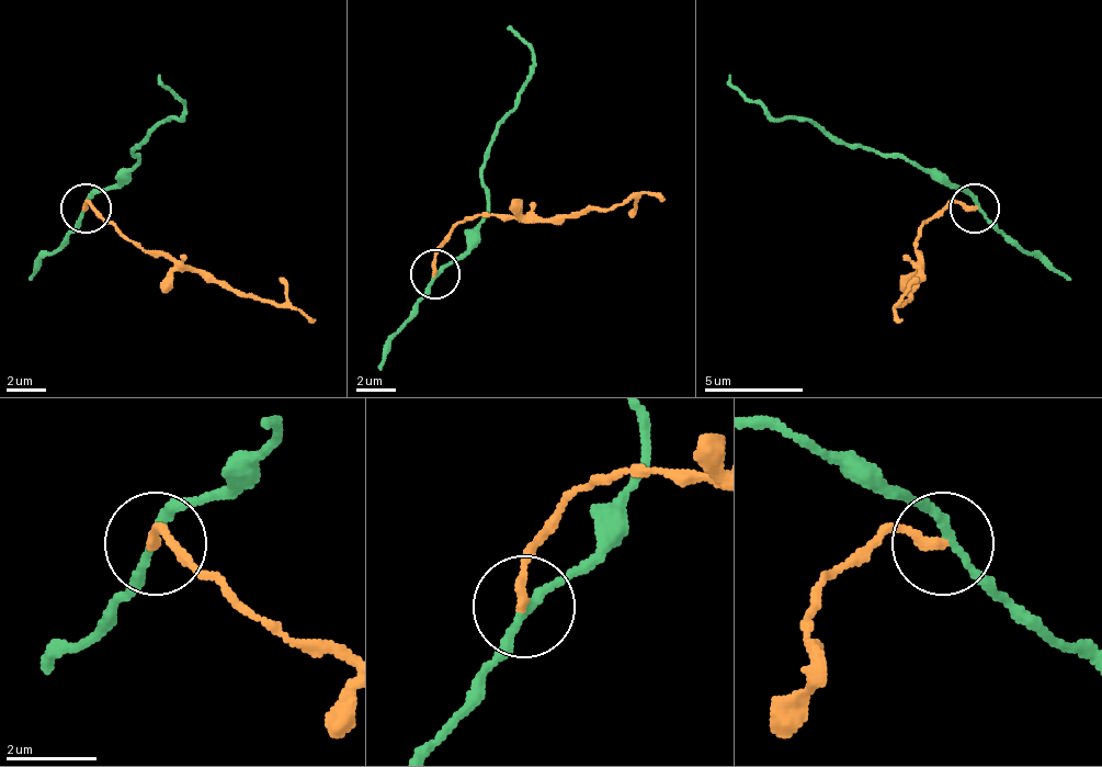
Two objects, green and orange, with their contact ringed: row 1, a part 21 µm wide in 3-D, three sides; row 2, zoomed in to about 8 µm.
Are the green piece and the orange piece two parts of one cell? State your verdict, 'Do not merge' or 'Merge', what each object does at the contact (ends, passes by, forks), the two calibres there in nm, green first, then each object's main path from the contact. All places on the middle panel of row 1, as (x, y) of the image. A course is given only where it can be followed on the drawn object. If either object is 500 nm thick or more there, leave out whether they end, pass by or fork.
Do not merge. At the ring green passes by. At the ring orange ends. Thickness 180 nm (green) against 200 nm. Course of green: (433, 275), (468, 245), (468, 230), (488, 211), (488, 146), (518, 101), (533, 67), (533, 52), (508, 27). Course of orange: (433, 275), (439, 245), (473, 215), (563, 221), (642, 195), (667, 201)

